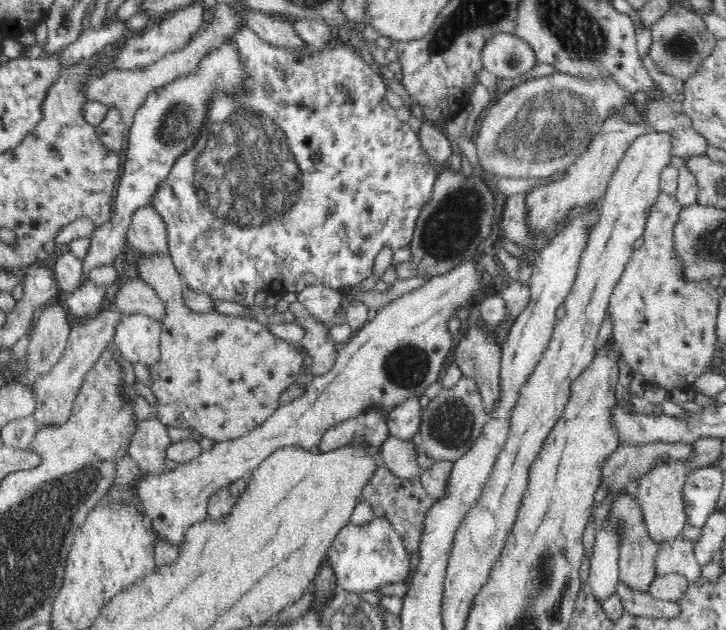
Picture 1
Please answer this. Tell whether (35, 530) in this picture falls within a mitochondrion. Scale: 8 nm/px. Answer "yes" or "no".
yes

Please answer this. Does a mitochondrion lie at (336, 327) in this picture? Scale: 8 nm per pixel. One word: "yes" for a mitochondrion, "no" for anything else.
no

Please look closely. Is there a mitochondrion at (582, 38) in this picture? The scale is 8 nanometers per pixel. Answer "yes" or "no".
yes

